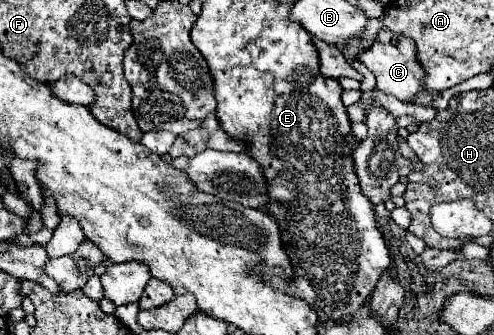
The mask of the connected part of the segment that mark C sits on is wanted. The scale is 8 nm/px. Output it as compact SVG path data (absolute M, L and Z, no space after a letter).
M400 37L398 43L374 41L370 45L370 49L360 55L360 61L376 75L376 87L382 93L390 93L390 95L398 97L400 101L410 103L418 93L424 91L426 73L424 73L424 67L420 65L420 61L416 57L416 45L408 37Z

